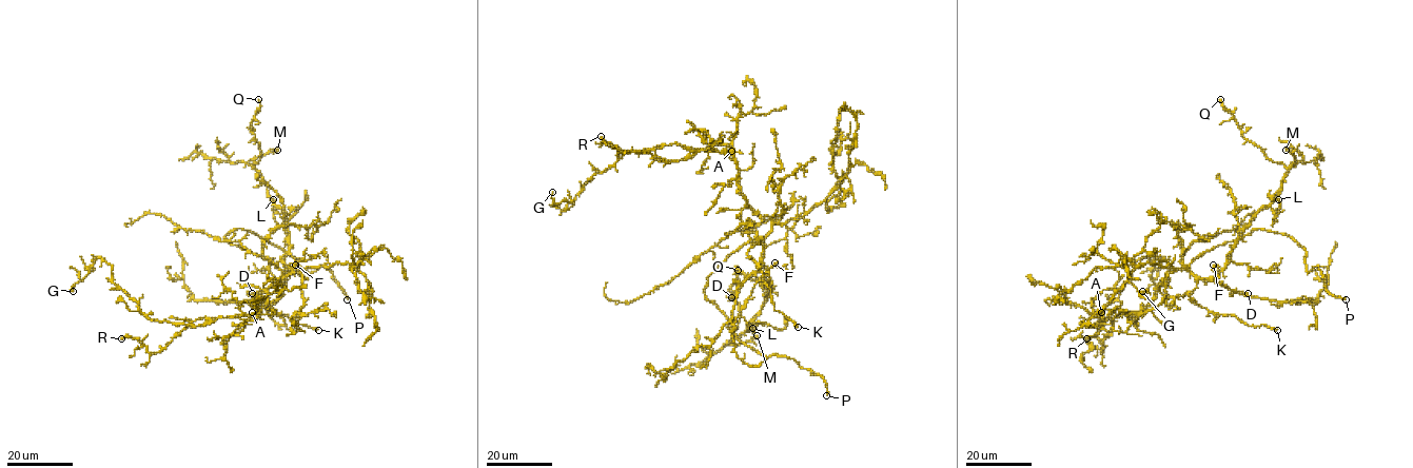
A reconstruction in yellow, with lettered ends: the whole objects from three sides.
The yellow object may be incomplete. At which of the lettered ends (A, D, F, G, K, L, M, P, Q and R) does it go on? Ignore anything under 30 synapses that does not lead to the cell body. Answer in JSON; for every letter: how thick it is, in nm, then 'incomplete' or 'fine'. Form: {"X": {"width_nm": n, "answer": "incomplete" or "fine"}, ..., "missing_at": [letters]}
{"A": {"width_nm": 140, "answer": "fine"}, "D": {"width_nm": 130, "answer": "fine"}, "F": {"width_nm": 100, "answer": "fine"}, "G": {"width_nm": 140, "answer": "fine"}, "K": {"width_nm": 340, "answer": "fine"}, "L": {"width_nm": 180, "answer": "fine"}, "M": {"width_nm": 480, "answer": "fine"}, "P": {"width_nm": 320, "answer": "incomplete"}, "Q": {"width_nm": 150, "answer": "fine"}, "R": {"width_nm": 320, "answer": "fine"}, "missing_at": ["P"]}

